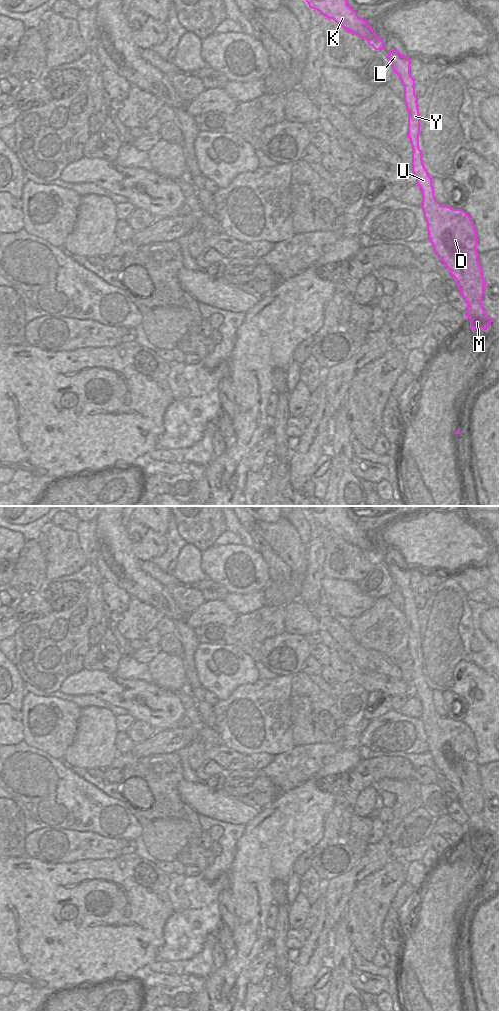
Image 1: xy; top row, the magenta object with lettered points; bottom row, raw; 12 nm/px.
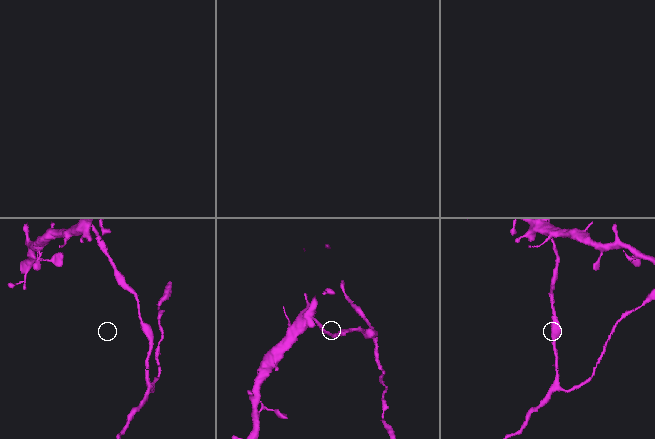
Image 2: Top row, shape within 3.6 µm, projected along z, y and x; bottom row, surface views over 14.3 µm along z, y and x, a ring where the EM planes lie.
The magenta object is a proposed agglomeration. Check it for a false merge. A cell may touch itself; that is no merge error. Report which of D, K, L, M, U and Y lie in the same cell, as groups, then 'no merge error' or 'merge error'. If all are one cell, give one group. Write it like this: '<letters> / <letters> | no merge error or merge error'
D K L M U Y | no merge error

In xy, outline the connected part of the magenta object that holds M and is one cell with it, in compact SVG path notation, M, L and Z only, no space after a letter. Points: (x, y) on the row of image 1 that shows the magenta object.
M388 50L387 58L404 86L403 100L408 111L407 137L412 146L412 173L422 191L420 207L427 222L428 240L440 261L456 279L458 290L467 302L465 316L470 320L470 329L486 329L493 319L482 306L486 282L478 261L475 225L462 209L441 205L435 199L432 178L423 164L419 148L420 114L415 78L410 73L410 57L402 55L398 50Z

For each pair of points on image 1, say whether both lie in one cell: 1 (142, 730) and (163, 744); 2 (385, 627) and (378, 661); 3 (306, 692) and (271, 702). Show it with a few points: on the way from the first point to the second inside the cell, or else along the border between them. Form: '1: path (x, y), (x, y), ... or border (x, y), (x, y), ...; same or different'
1: border (155, 731), (142, 741), (135, 743); different
2: border (358, 642), (369, 649), (380, 650), (396, 659); different
3: border (292, 676), (290, 721); different

